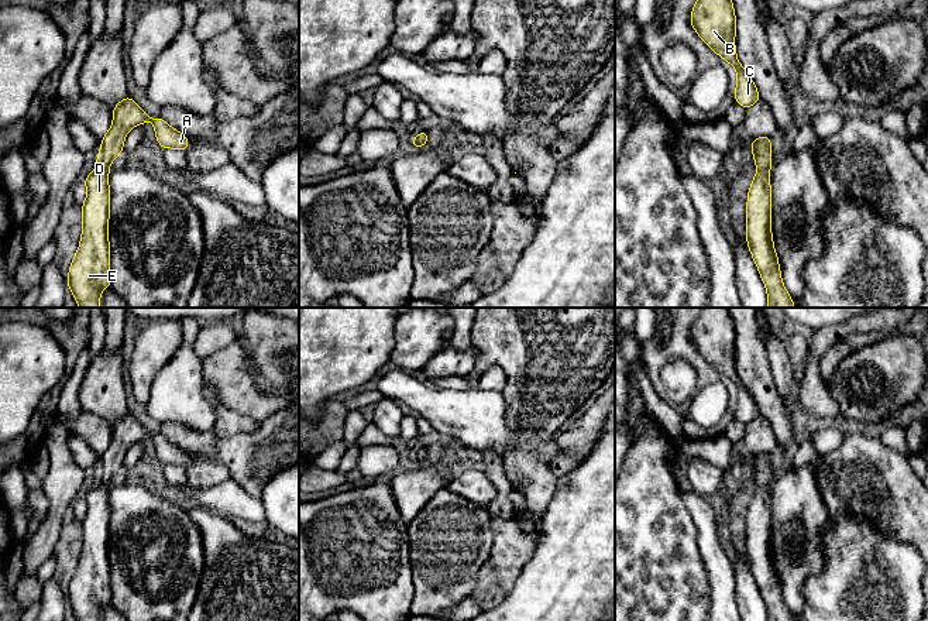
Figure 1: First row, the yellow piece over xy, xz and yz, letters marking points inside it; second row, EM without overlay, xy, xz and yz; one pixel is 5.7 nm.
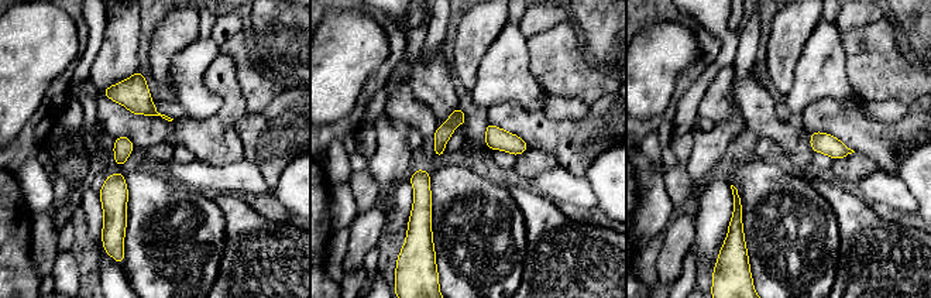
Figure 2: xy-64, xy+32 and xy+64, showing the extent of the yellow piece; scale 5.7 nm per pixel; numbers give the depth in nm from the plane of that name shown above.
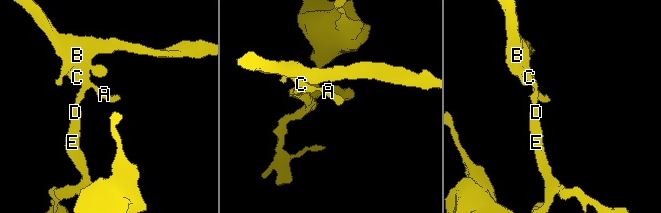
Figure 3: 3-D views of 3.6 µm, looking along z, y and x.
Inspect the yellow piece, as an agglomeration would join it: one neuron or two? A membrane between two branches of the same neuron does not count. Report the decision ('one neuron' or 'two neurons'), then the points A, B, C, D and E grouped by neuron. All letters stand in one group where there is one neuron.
one neuron; groups A B C D E

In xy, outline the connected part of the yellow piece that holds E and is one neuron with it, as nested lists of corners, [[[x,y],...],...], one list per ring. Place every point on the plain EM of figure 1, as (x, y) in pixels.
[[[130,412],[114,422],[113,440],[102,454],[97,481],[83,497],[87,504],[82,522],[83,545],[68,590],[68,604],[78,621],[100,621],[100,608],[111,601],[109,486],[113,476],[123,469],[127,449],[145,438],[154,440],[157,457],[164,466],[185,467],[189,462],[186,452],[168,442],[162,433],[151,435]]]

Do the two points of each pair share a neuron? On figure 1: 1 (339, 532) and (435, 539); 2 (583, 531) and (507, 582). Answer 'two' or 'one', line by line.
1: two
2: two

